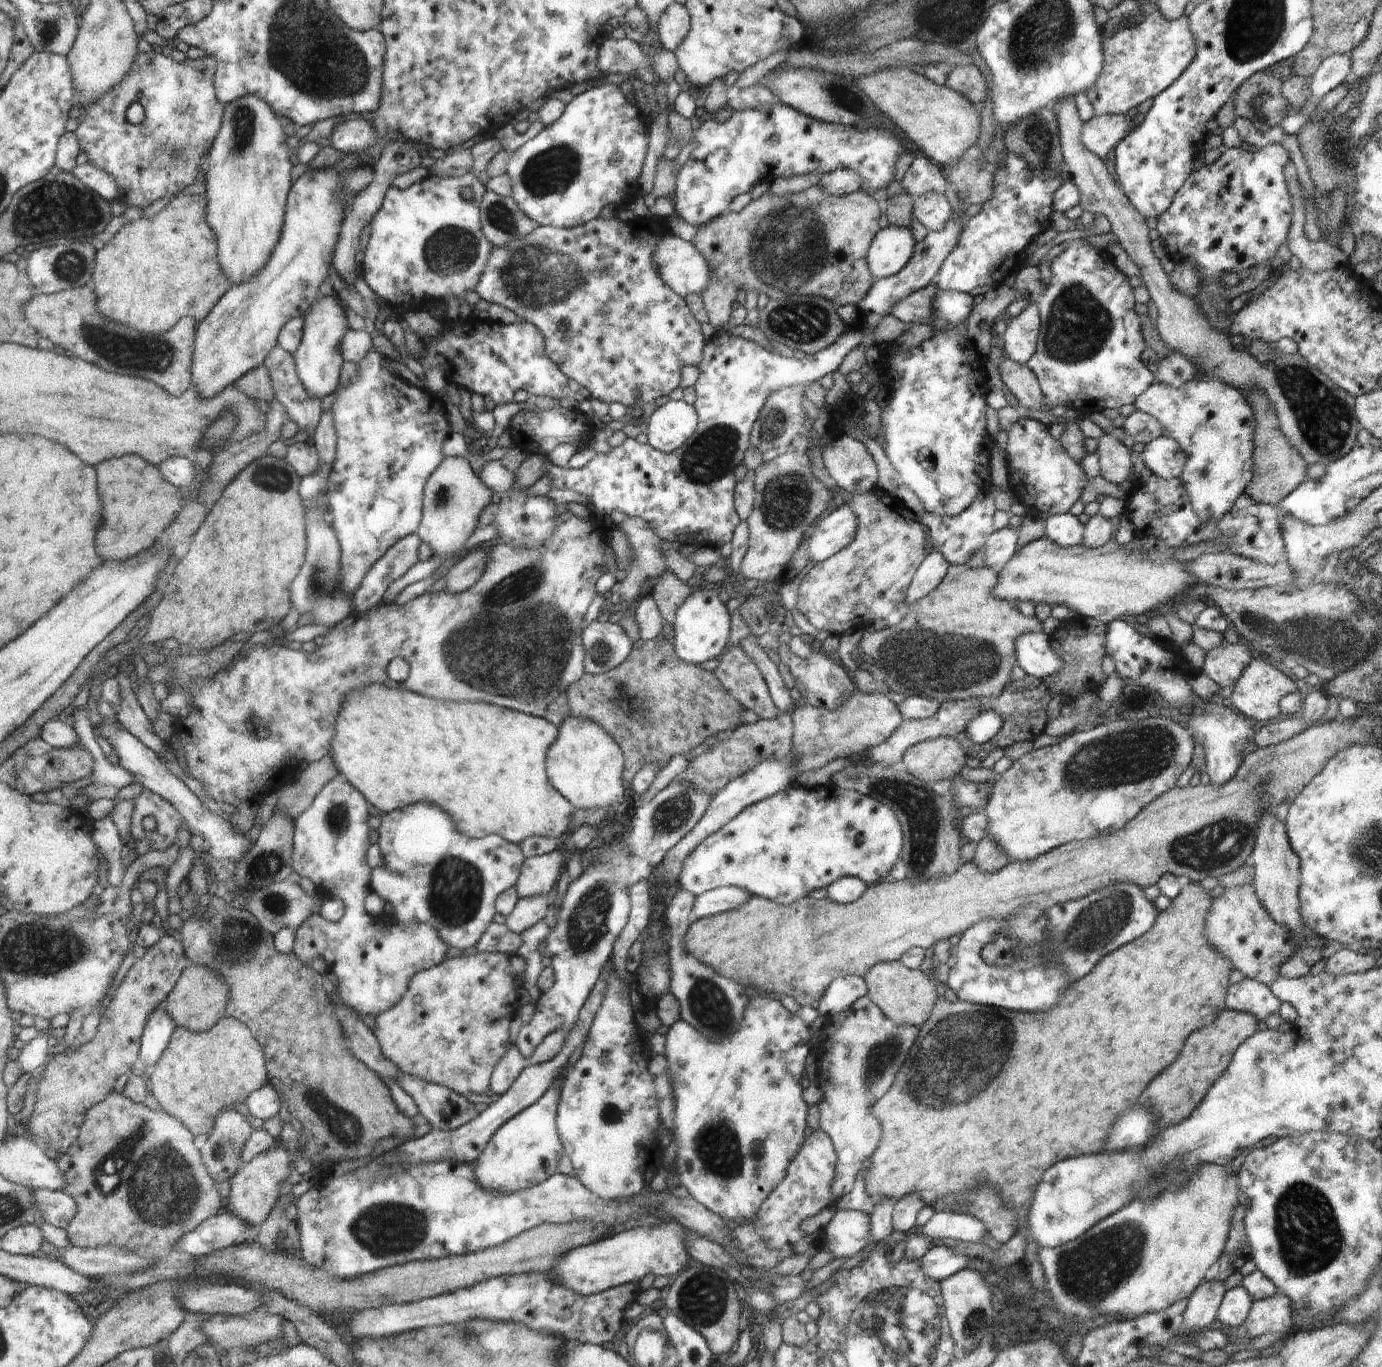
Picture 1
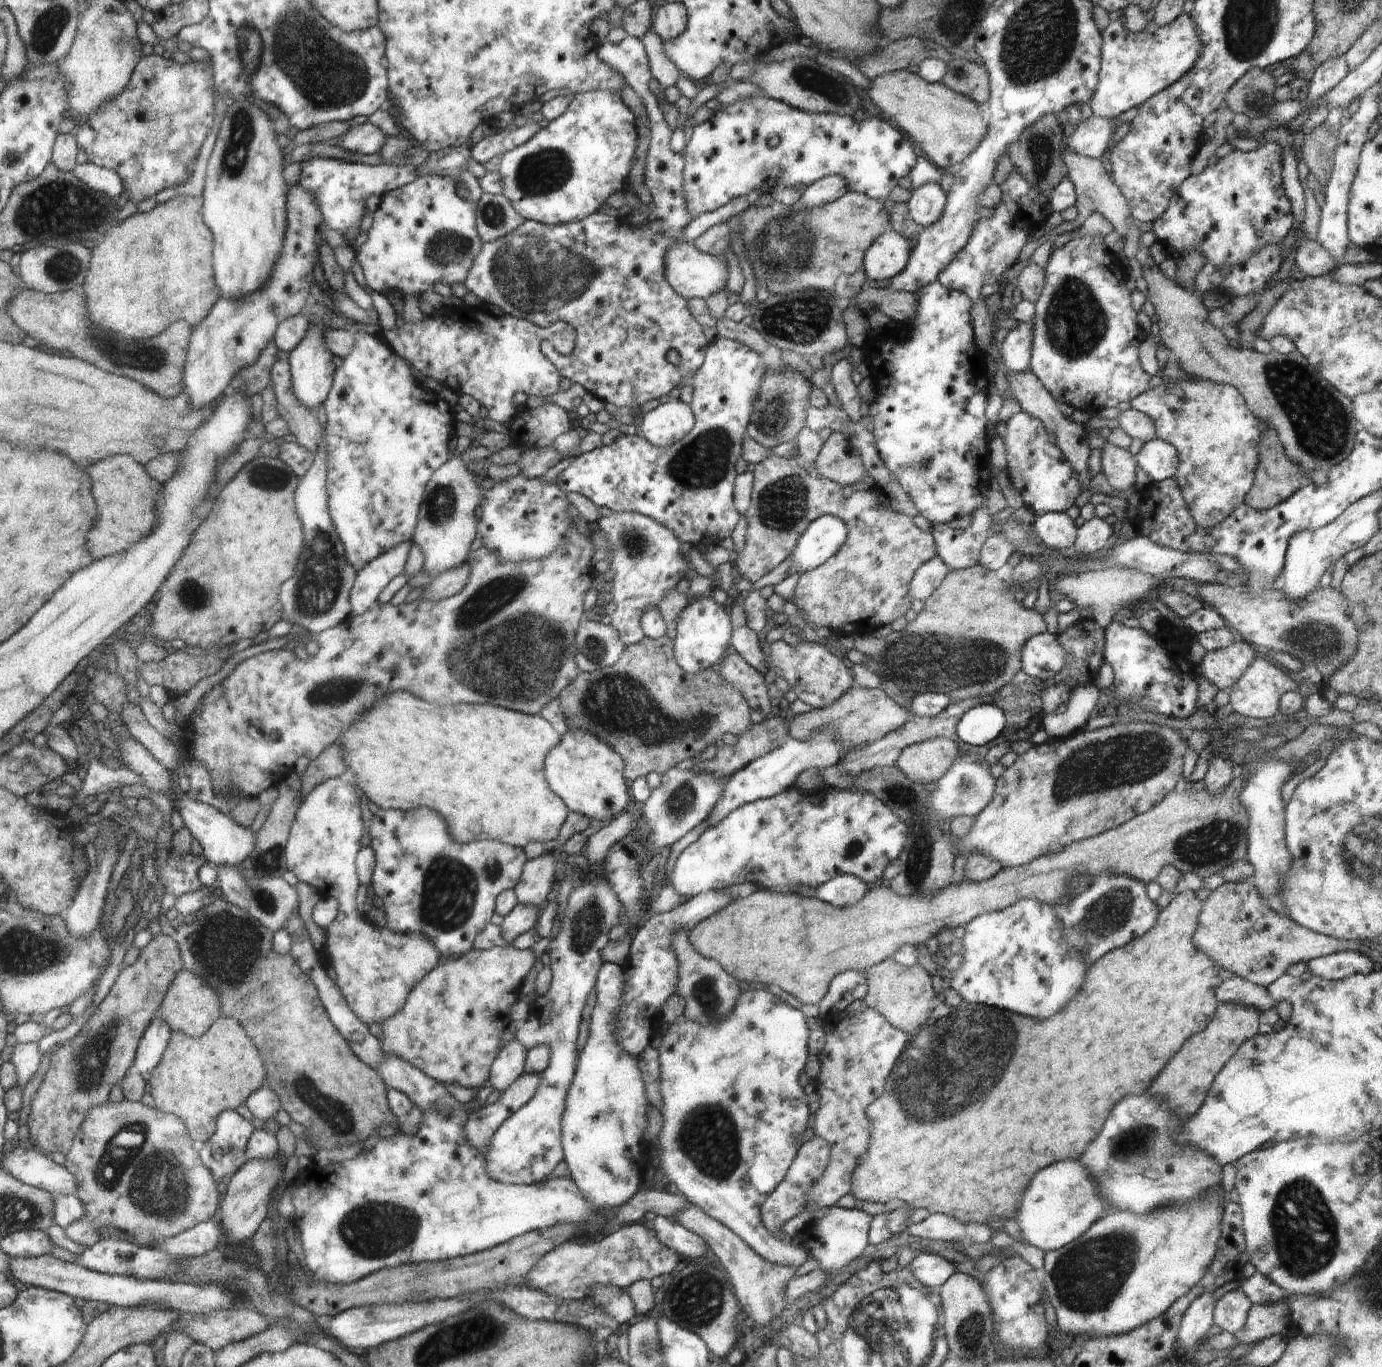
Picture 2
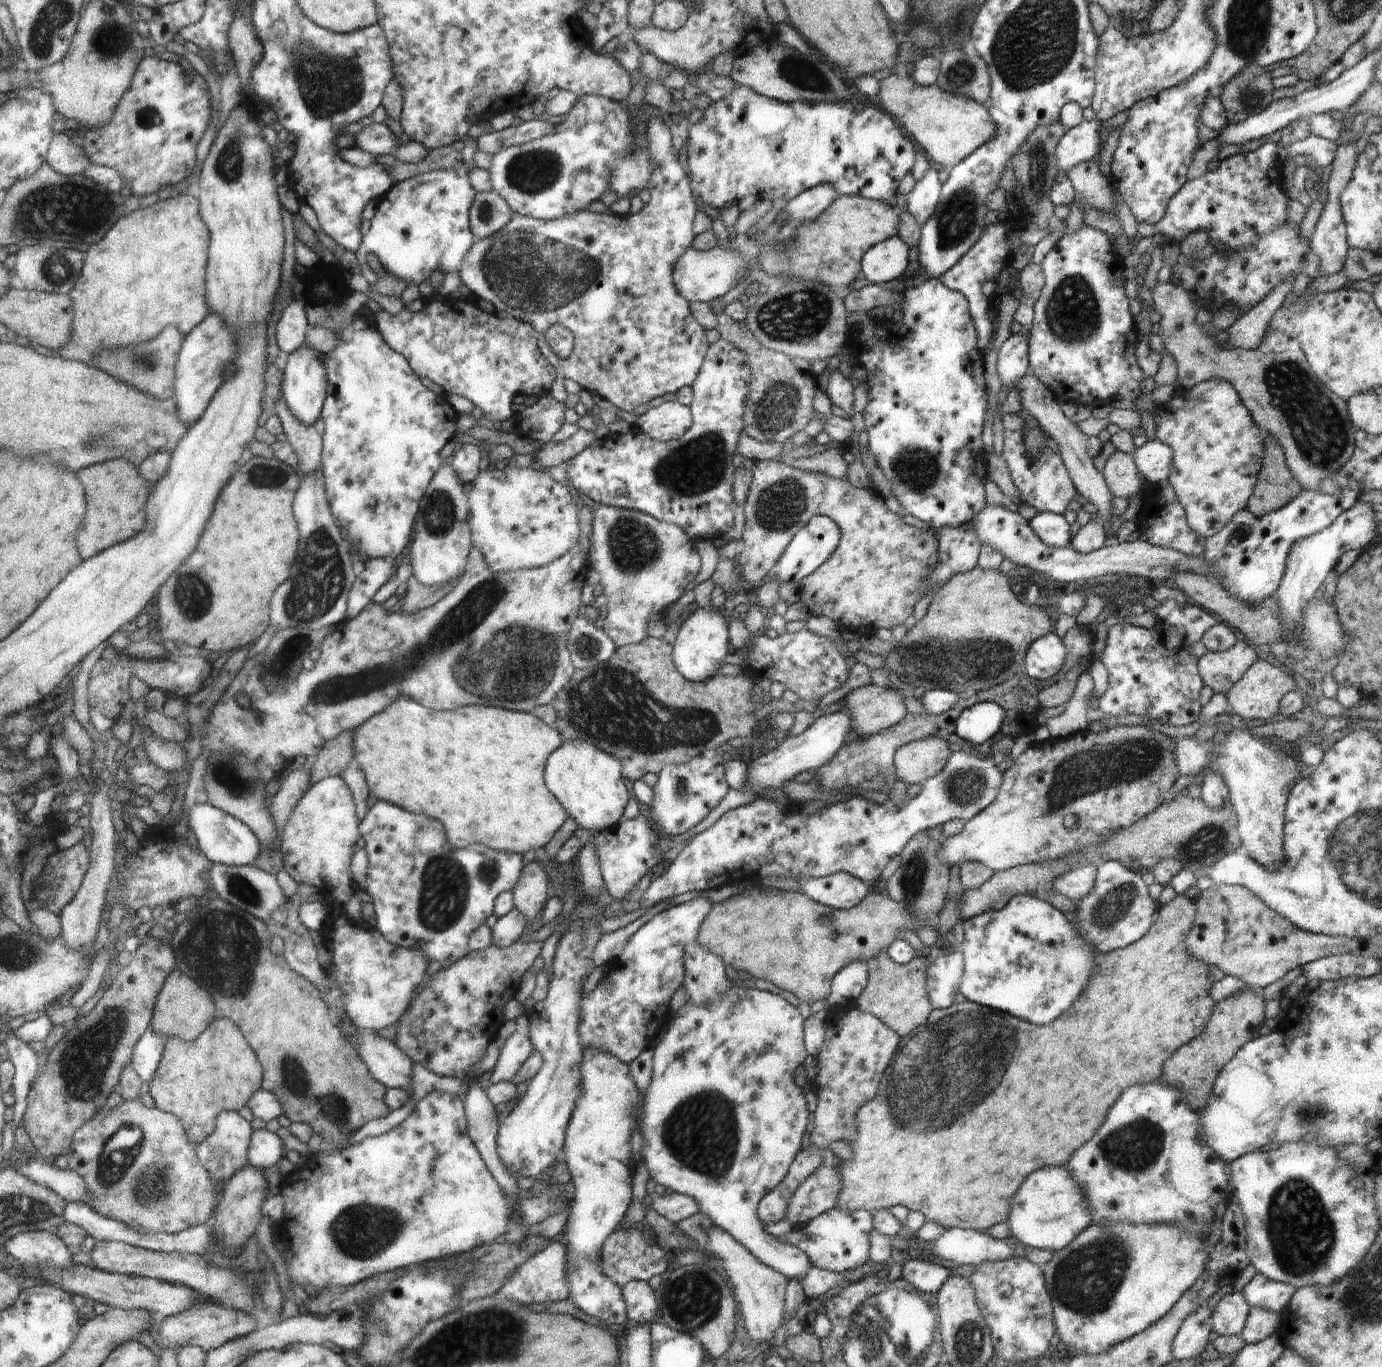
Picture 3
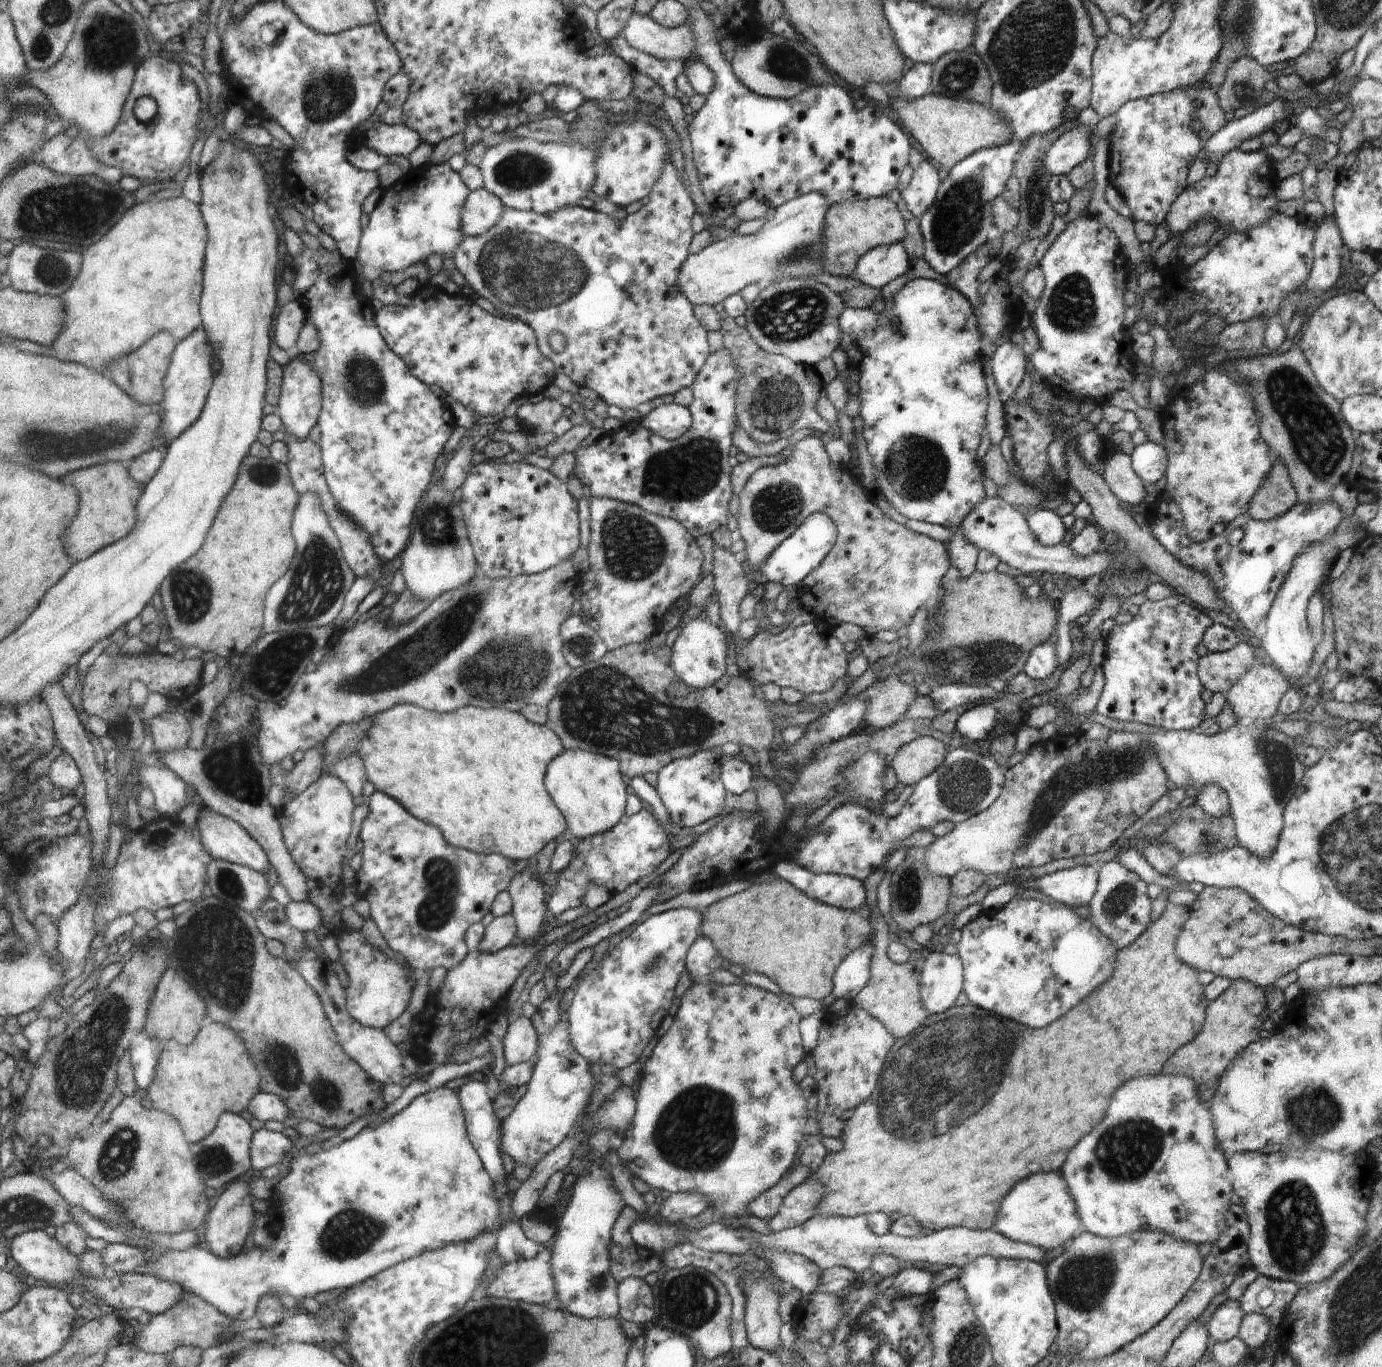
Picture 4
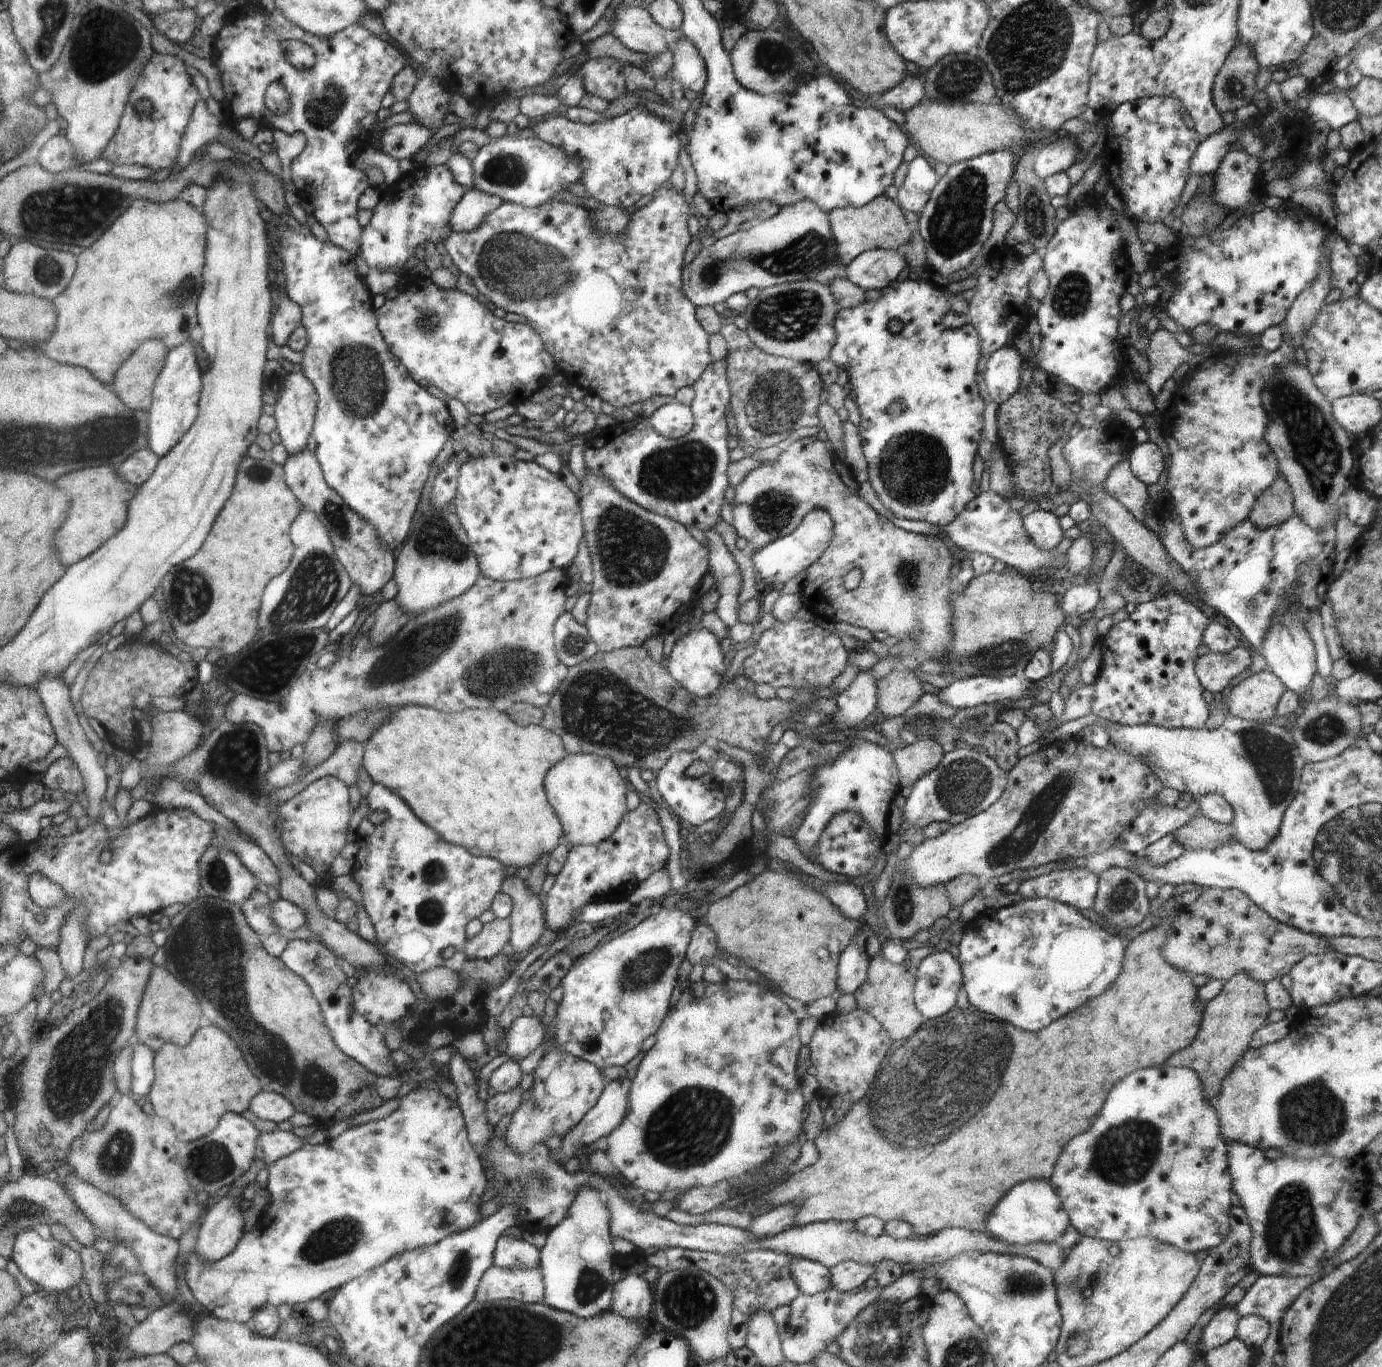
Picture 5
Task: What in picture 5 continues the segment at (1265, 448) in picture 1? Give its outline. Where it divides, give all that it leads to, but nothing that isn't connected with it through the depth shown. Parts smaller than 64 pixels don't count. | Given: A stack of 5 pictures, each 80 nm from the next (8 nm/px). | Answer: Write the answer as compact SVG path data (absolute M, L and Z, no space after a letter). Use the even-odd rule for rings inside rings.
M1280 473L1278 480L1254 504L1249 520L1254 528L1266 530L1284 524L1292 518L1294 512L1294 498L1288 482Z

